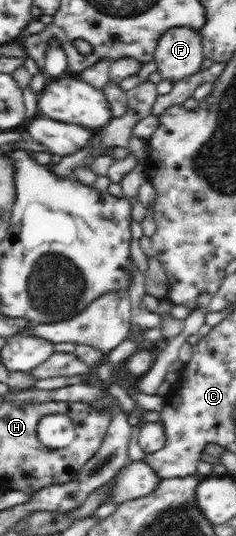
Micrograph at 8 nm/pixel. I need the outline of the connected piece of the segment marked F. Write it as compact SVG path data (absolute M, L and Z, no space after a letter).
M188 27L169 29L155 47L154 61L160 81L177 83L201 71L204 55L202 37Z

